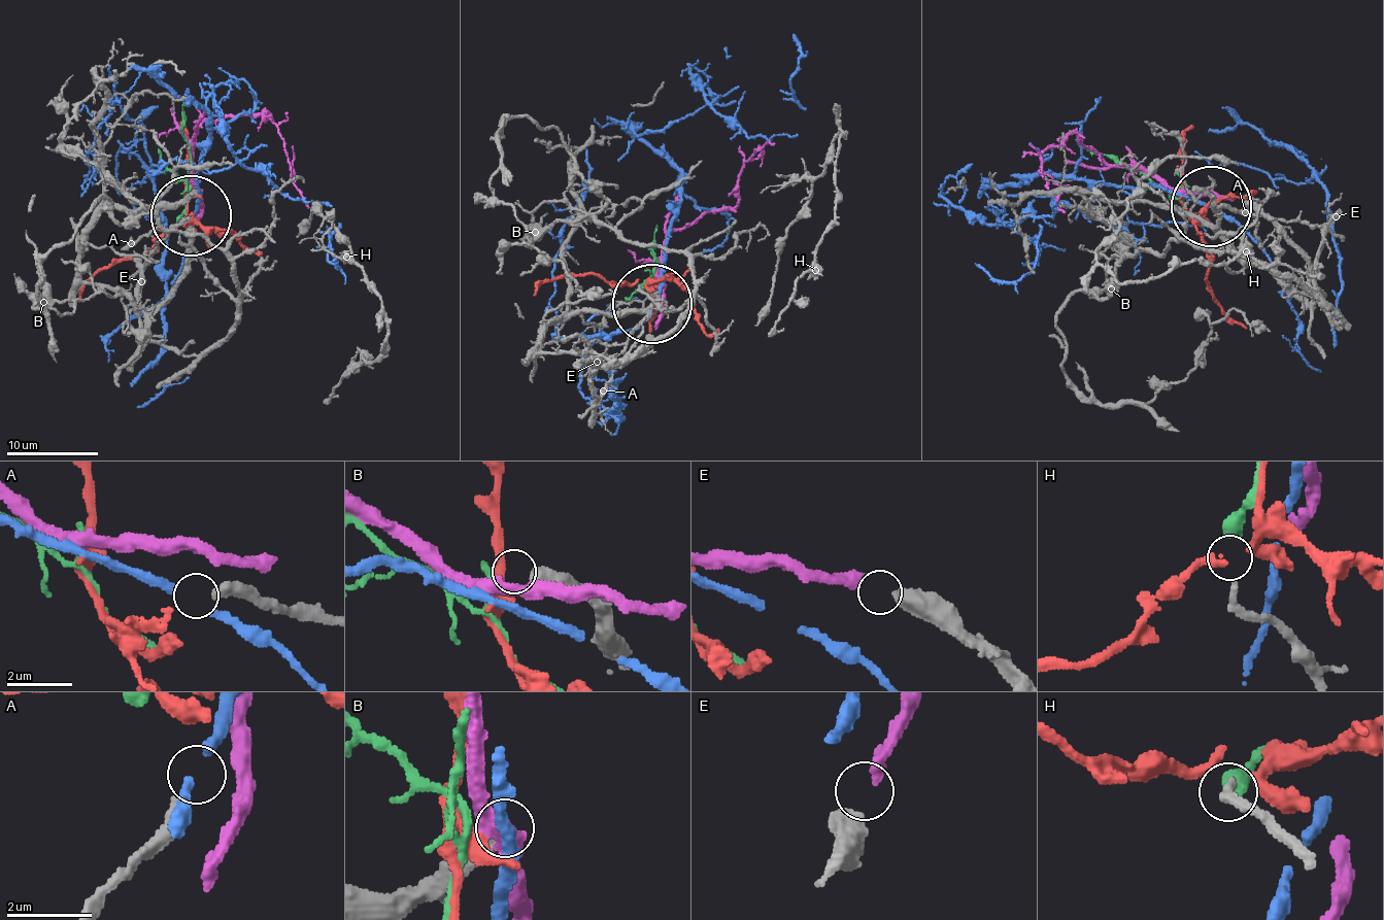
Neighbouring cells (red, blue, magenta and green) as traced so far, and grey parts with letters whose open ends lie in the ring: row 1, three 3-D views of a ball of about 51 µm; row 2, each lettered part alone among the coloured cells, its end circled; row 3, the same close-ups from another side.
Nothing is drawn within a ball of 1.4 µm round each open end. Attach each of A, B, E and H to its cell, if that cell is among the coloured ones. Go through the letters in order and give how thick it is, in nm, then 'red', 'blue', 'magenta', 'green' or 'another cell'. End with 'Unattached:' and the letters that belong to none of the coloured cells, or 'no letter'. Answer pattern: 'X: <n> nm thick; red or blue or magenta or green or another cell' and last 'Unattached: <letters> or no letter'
A: 320 nm thick; blue
B: 440 nm thick; another cell
E: 550 nm thick; magenta
H: 180 nm thick; green
Unattached: B

